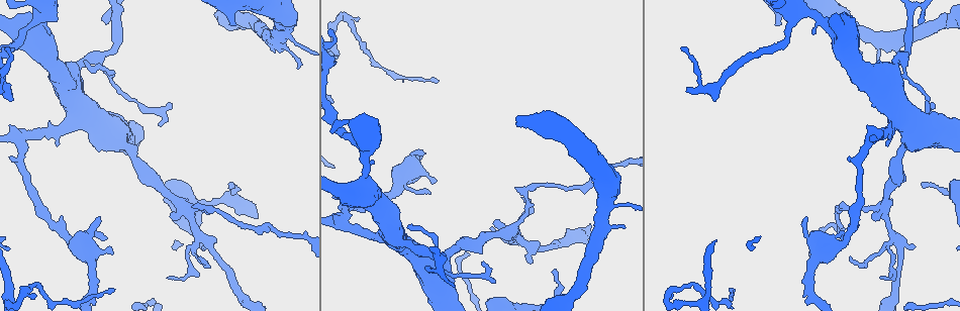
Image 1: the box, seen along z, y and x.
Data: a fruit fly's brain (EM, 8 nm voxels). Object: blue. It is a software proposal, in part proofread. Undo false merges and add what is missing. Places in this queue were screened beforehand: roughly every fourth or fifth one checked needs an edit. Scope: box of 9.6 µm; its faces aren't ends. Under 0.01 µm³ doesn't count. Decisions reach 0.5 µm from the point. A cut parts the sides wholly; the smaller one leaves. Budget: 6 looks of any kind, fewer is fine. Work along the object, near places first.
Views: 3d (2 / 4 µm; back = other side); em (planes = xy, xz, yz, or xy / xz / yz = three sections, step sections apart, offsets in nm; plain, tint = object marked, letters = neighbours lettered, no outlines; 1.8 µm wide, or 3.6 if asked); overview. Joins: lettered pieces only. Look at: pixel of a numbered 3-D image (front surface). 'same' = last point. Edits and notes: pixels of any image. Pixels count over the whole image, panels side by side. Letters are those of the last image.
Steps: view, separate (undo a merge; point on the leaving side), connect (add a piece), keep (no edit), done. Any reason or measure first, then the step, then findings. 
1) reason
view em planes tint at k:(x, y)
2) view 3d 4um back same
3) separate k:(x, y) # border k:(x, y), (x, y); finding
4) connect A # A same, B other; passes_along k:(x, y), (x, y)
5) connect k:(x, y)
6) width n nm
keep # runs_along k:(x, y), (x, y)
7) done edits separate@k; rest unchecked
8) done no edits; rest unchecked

an open end
view em yz step 8 letters at 1:(98, 219)

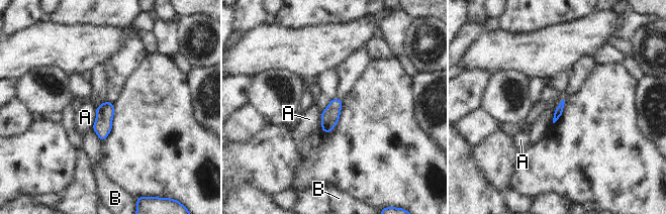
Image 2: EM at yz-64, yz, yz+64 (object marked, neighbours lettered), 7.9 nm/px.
longest_contact A 180 nm
keep # A other, B other; border 2:(96, 107), (96, 119), (91, 128); no lettered piece goes on from it

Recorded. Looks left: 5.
thick turns thin
view em 3.6um planes letters at 1:(118, 141)

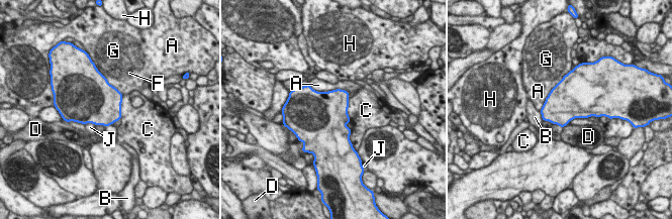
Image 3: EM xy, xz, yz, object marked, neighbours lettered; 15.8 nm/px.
width 600 nm; longest_contact A 650 nm
keep # A other, B other, C other, D other, F other, G other, H other, J other; one neuron here

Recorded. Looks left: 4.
free end
view 3d 2um back at 1:(778, 23)

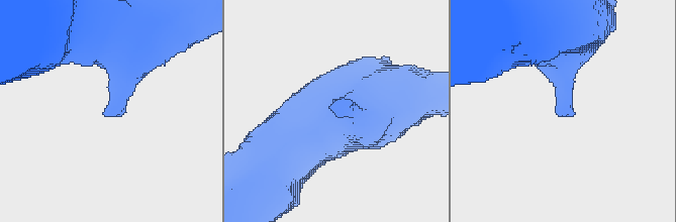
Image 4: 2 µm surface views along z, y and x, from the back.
view em planes letters at 4:(331, 110)

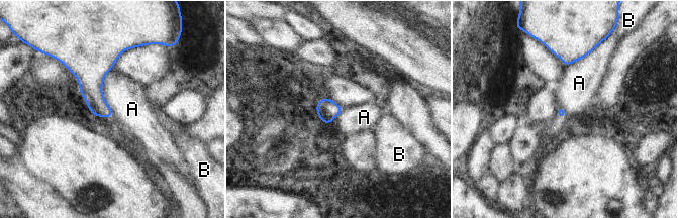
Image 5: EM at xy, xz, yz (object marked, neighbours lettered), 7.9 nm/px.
keep # A other, B other; border 5:(111, 68), (102, 85), (110, 117); no lettered piece goes on from it

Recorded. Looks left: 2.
done no edits; rest unchecked

